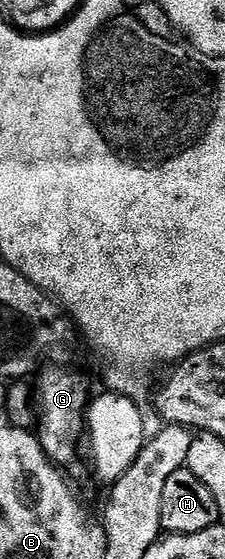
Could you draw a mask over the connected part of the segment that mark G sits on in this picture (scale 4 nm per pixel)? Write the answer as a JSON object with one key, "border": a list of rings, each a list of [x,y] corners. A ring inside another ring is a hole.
{"border":[[[46,367],[38,372],[35,387],[33,383],[33,411],[37,416],[37,427],[39,423],[37,438],[51,462],[68,469],[79,459],[79,438],[84,438],[87,426],[87,383],[67,367]]]}

